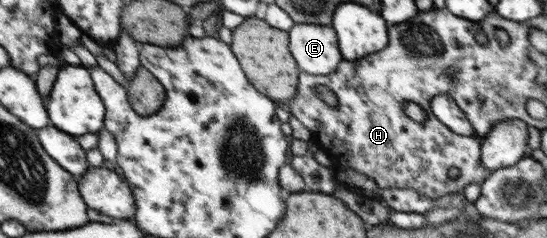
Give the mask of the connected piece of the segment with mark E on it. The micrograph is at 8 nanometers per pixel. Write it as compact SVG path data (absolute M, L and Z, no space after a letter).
M295 23L289 30L289 50L300 70L317 76L335 72L343 60L332 26Z

